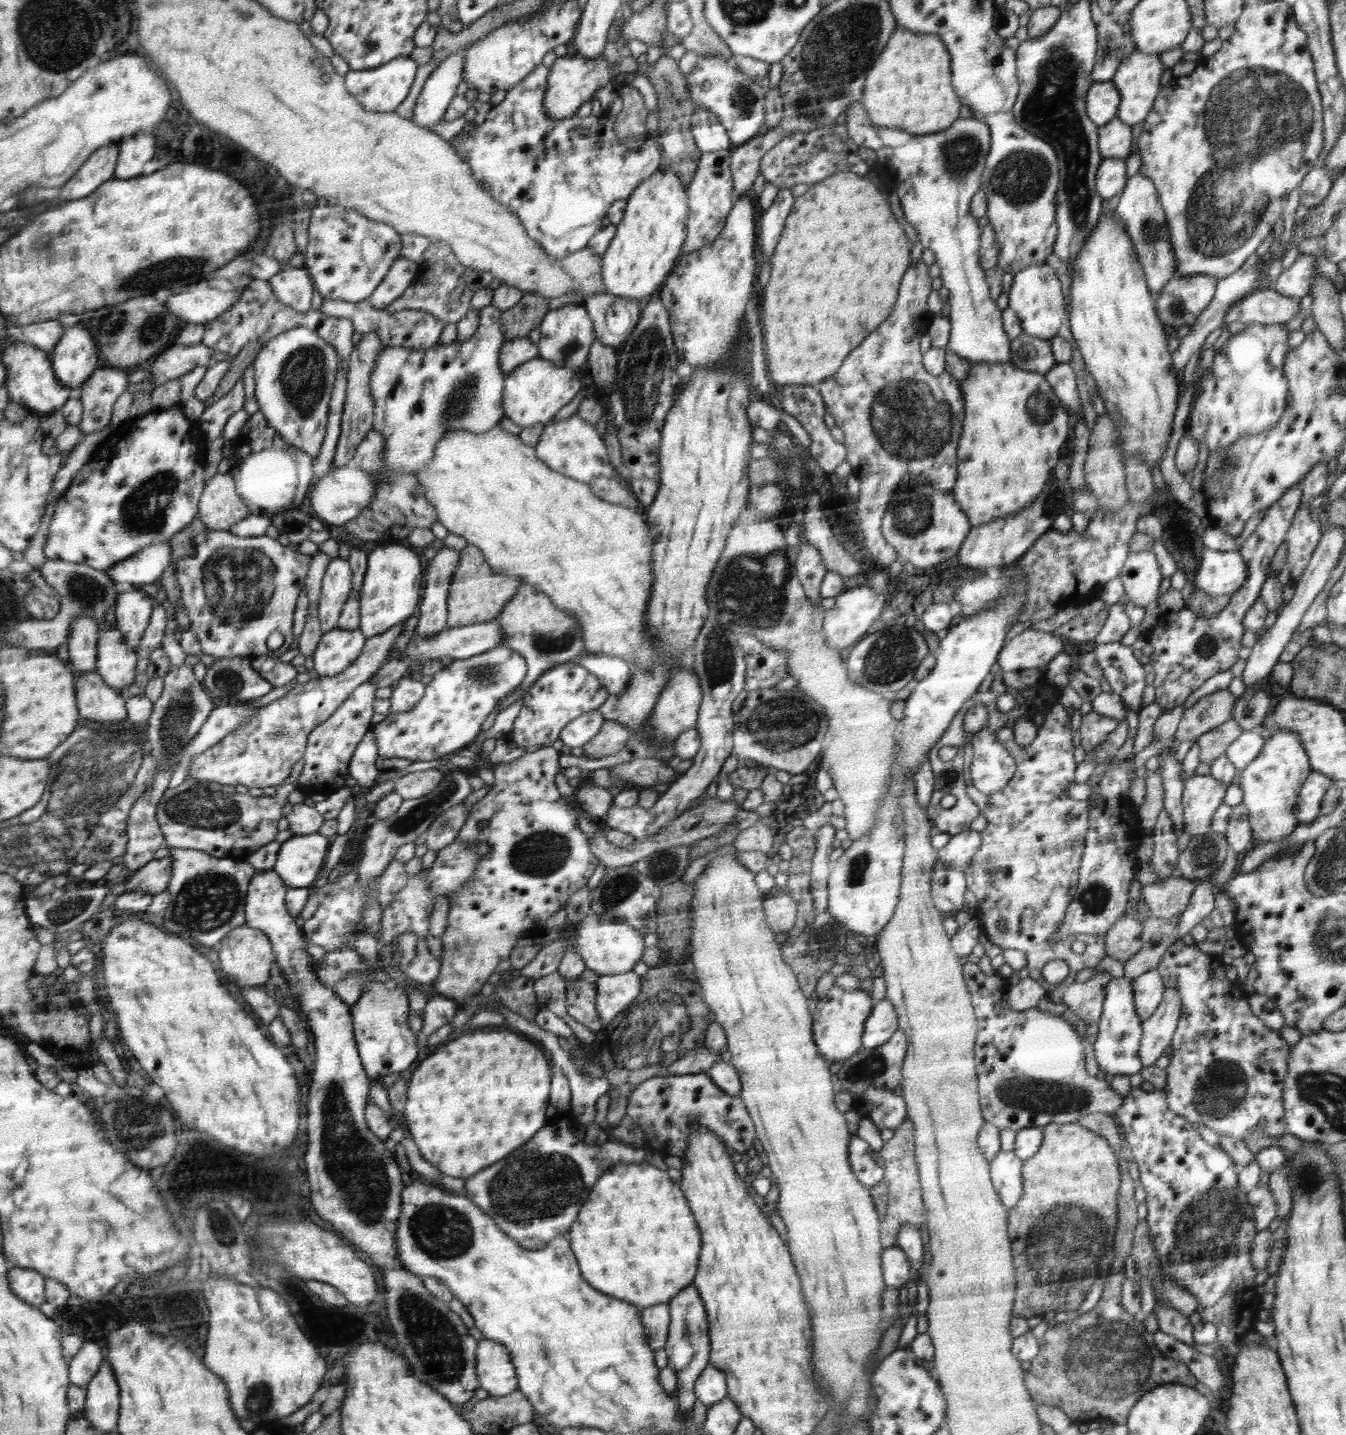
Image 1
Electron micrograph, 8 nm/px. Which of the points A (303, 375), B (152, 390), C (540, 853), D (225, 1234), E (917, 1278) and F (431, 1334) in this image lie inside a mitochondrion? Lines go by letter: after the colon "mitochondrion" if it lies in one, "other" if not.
A: mitochondrion
B: other
C: mitochondrion
D: mitochondrion
E: other
F: mitochondrion

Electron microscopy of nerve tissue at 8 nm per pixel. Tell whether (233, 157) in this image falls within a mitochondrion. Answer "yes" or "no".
no

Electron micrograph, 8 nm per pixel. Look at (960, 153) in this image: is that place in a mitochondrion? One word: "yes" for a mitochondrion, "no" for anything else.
yes

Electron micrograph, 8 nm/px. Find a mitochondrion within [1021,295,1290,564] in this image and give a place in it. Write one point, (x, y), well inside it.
(1056, 500)

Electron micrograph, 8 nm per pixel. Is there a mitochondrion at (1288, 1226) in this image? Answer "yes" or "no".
no

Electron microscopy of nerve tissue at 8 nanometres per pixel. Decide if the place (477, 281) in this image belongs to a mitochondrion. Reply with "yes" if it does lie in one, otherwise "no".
no

